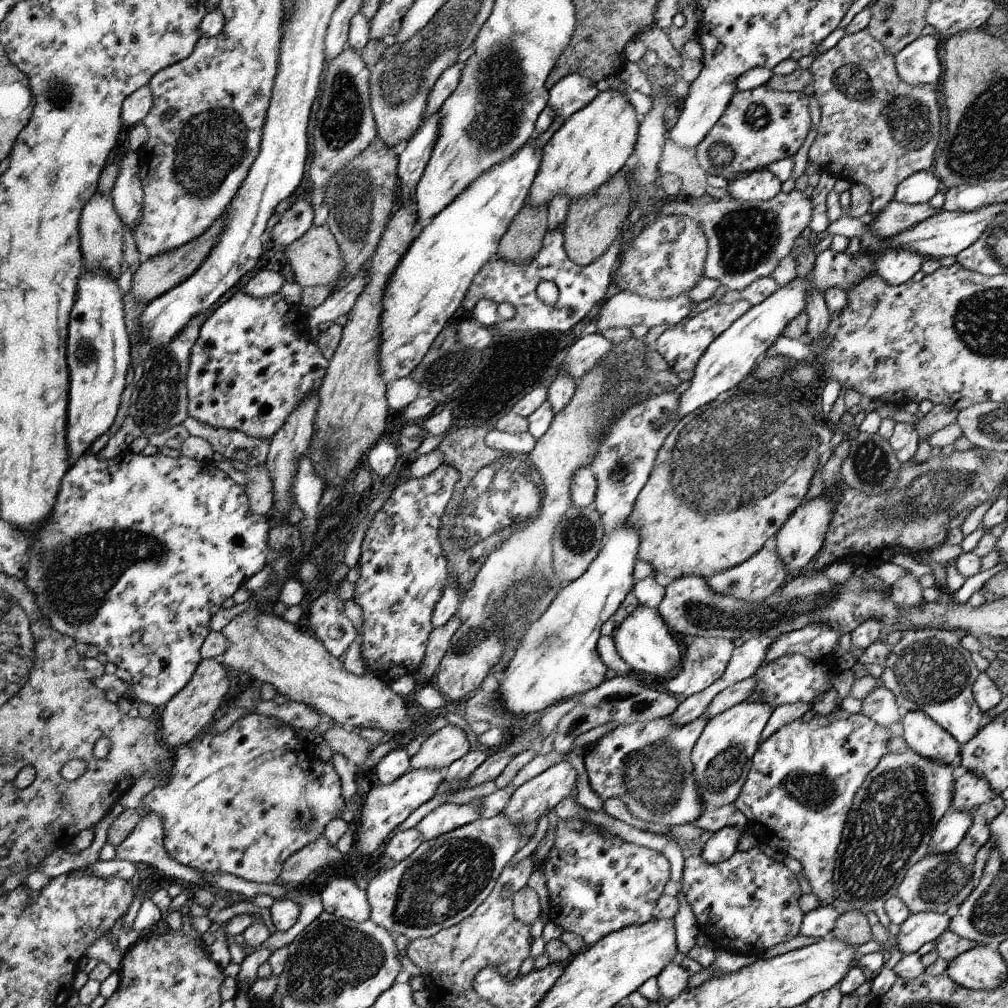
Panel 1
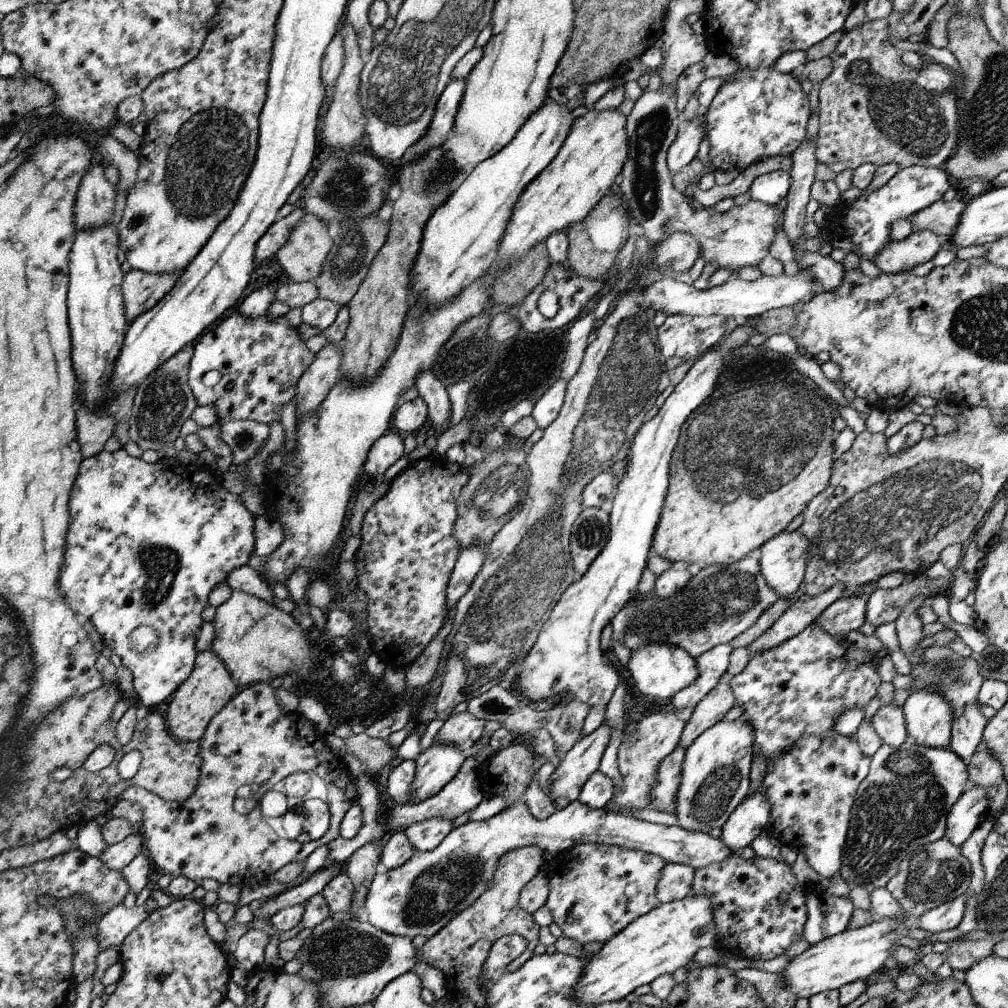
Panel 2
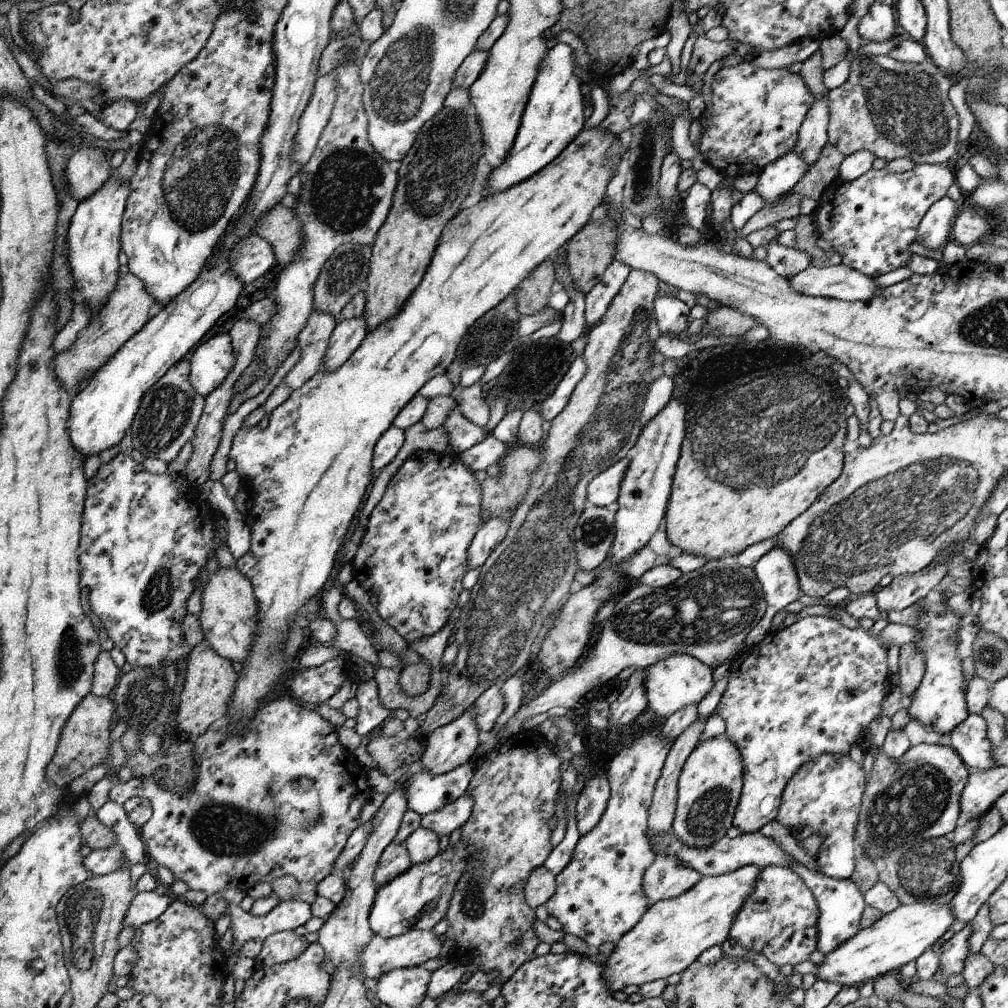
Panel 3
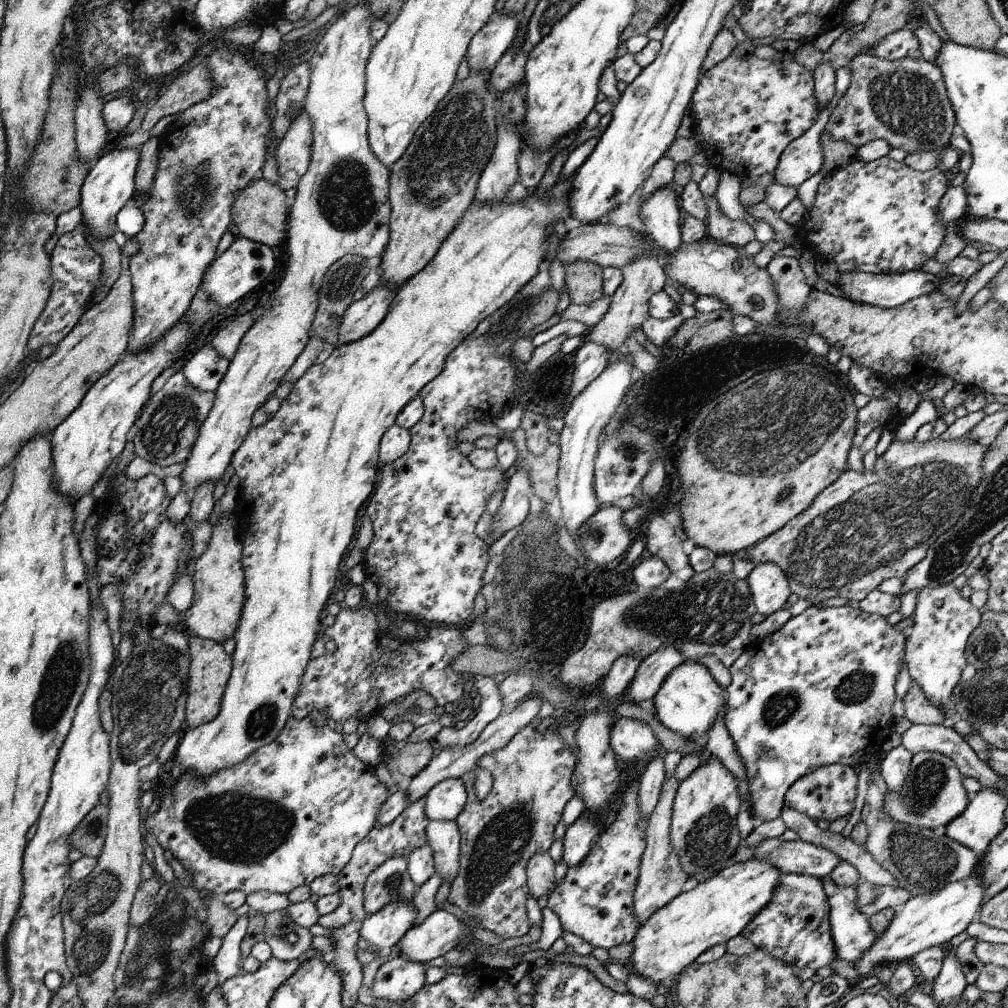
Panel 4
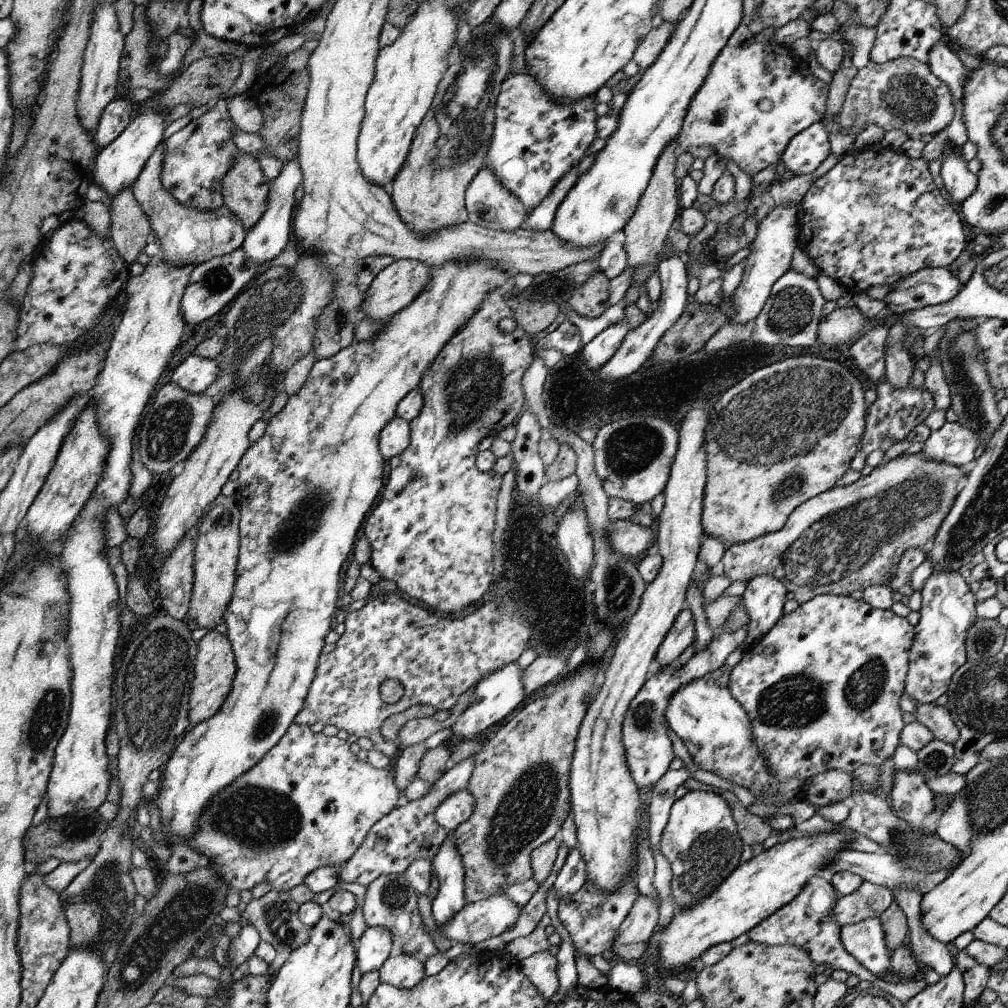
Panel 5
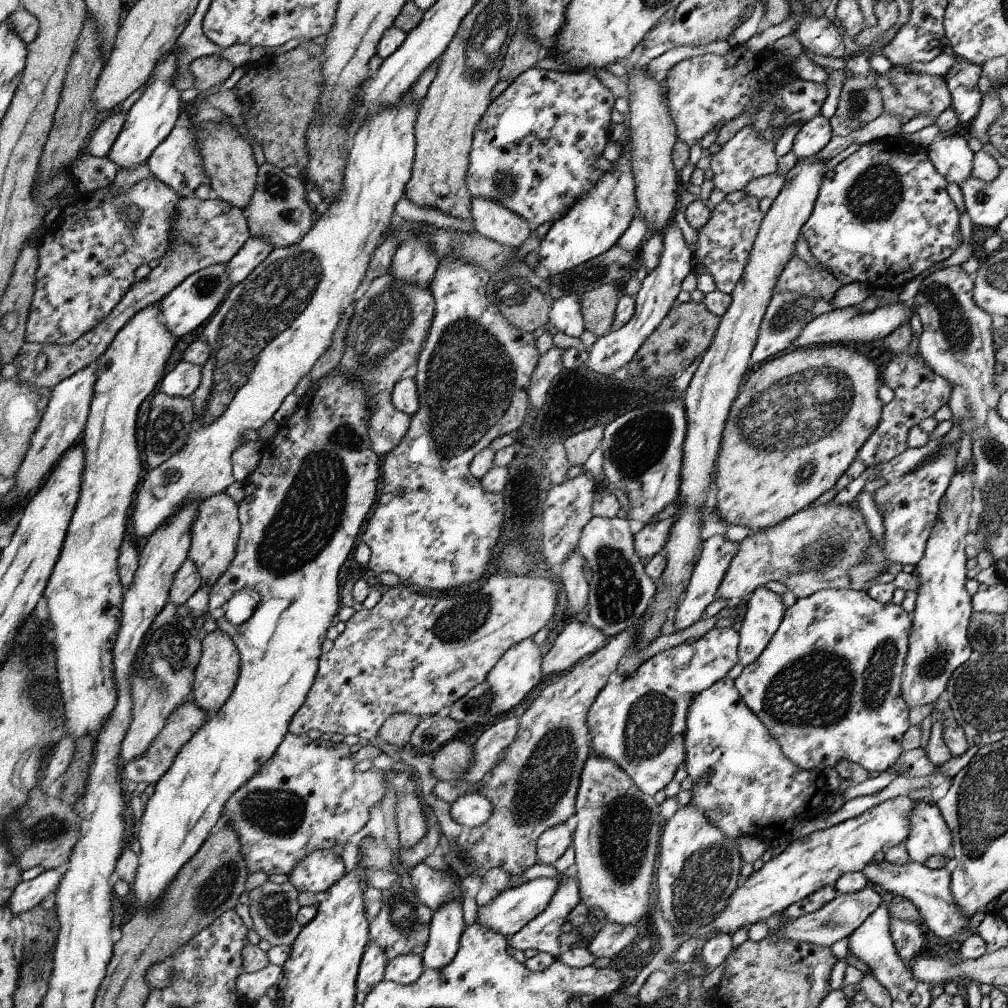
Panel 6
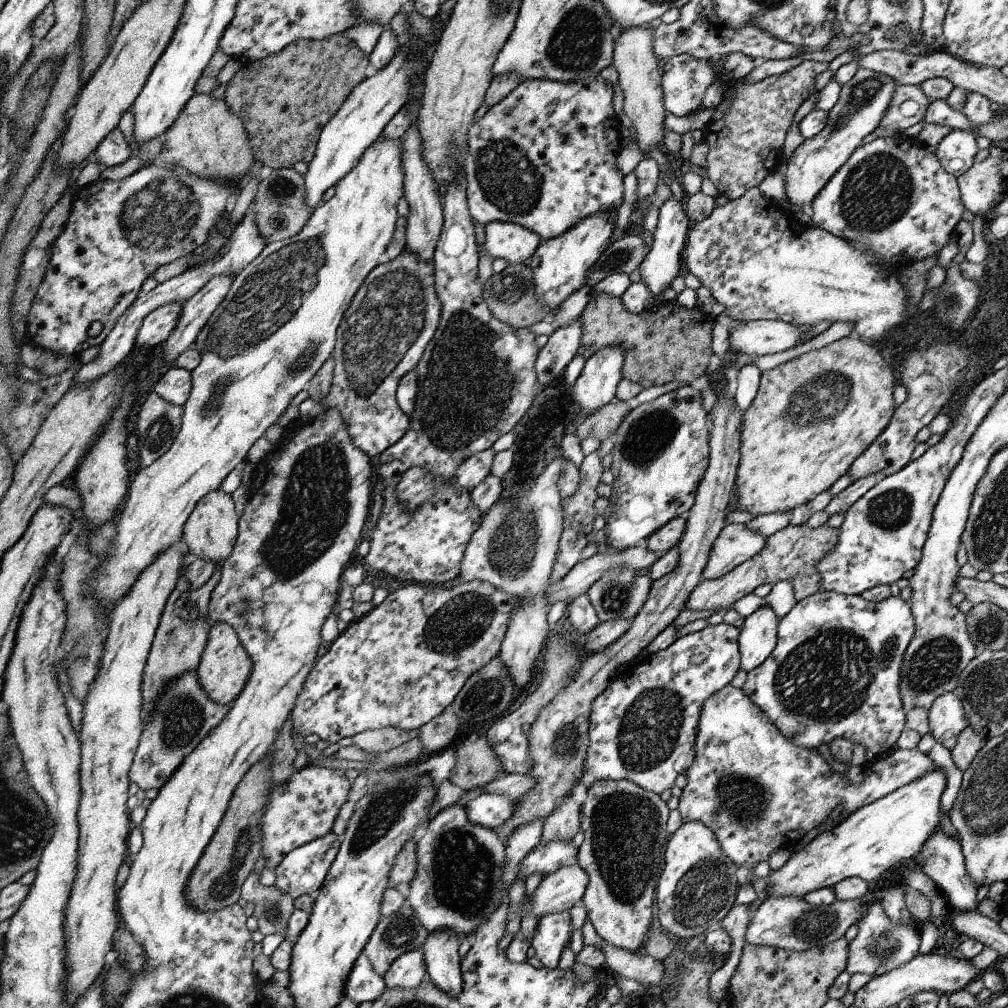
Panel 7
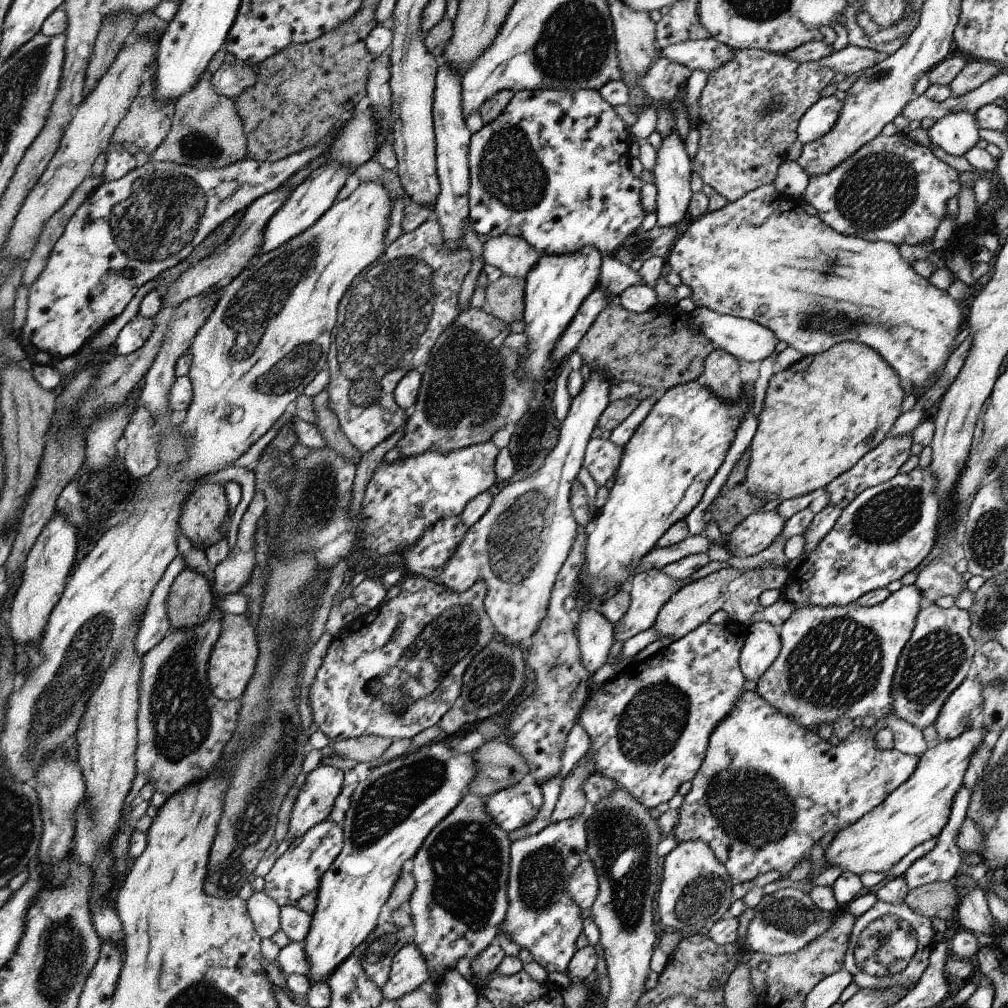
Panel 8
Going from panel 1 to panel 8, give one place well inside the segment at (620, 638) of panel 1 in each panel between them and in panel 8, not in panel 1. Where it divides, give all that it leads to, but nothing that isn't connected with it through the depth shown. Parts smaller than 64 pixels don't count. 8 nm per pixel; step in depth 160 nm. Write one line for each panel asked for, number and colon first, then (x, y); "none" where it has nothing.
2: (659, 670)
3: (682, 680)
4: (689, 699)
5: (713, 725)
6: (744, 783)
7: (758, 791)
8: (769, 790)

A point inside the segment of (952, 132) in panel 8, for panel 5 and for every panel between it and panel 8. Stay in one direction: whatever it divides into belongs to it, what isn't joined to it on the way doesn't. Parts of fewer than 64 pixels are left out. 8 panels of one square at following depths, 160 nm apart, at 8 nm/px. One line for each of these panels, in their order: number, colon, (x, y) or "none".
5: (959, 182)
6: (951, 156)
7: (956, 152)

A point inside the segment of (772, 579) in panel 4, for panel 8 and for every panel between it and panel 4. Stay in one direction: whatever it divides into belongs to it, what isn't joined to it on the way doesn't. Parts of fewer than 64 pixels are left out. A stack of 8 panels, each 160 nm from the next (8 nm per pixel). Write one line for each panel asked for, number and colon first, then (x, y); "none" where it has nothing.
5: (764, 597)
6: (765, 610)
7: (758, 637)
8: (762, 646)

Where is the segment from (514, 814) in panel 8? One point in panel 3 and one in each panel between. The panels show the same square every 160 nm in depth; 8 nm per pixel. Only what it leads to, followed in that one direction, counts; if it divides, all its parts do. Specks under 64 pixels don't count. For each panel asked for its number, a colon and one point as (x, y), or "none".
3: (425, 793)
4: (444, 801)
5: (456, 808)
6: (471, 809)
7: (488, 810)

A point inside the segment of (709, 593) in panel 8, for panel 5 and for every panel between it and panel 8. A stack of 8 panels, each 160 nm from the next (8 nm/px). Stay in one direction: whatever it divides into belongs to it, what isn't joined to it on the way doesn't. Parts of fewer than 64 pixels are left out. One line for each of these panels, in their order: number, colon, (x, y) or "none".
5: (851, 537)
6: (816, 548)
7: (791, 554)

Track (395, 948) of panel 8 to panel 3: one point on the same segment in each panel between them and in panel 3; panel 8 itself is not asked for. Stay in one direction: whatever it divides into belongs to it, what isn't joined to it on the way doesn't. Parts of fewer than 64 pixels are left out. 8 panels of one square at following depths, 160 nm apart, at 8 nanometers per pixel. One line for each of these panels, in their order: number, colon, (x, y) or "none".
3: (394, 861)
4: (390, 882)
5: (390, 901)
6: (402, 926)
7: (394, 935)

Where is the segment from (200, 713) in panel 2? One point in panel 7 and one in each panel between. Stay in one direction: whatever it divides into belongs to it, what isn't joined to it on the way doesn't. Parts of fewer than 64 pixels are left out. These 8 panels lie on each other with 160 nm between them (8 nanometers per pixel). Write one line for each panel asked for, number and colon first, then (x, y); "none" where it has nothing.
3: (206, 693)
4: (210, 669)
5: (215, 669)
6: (218, 671)
7: (225, 667)

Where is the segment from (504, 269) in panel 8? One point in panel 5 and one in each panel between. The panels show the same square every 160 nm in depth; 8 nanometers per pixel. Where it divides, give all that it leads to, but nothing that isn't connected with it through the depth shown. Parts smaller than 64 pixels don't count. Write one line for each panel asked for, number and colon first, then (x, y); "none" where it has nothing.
5: (490, 204)
6: (489, 217)
7: (513, 242)

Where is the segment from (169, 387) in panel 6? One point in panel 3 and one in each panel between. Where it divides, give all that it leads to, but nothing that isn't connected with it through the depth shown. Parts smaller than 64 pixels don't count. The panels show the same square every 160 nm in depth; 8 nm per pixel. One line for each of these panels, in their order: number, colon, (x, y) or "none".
3: (211, 363)
4: (205, 370)
5: (196, 373)

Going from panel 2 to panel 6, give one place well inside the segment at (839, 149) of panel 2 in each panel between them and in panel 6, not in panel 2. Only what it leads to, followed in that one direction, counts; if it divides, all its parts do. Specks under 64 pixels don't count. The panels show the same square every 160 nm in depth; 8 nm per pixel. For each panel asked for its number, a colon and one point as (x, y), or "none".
3: (895, 109)
4: (904, 102)
5: (903, 94)
6: (904, 94)

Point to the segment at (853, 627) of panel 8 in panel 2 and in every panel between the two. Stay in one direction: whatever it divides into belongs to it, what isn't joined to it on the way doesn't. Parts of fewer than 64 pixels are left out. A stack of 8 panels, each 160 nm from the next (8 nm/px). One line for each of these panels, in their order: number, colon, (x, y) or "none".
2: (800, 687)
3: (813, 688)
4: (820, 690)
5: (822, 687)
6: (827, 686)
7: (835, 672)

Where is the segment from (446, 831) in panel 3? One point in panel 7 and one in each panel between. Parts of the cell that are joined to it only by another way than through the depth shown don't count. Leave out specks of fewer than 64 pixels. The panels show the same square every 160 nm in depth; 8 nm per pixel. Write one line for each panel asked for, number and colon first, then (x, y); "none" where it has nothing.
4: (443, 836)
5: (448, 866)
6: (446, 926)
7: (440, 950)

